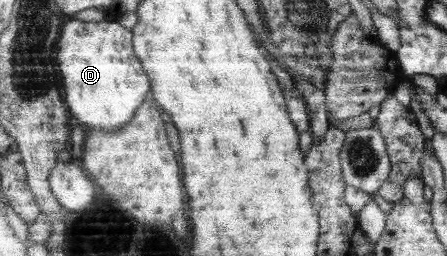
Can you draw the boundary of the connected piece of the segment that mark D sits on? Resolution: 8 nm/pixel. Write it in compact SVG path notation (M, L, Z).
M70 18L62 27L58 44L58 68L61 68L62 87L65 89L65 102L75 120L85 128L98 128L104 131L116 131L129 122L136 110L151 96L152 80L147 69L136 56L134 34L125 28L117 18L99 22L83 22Z

